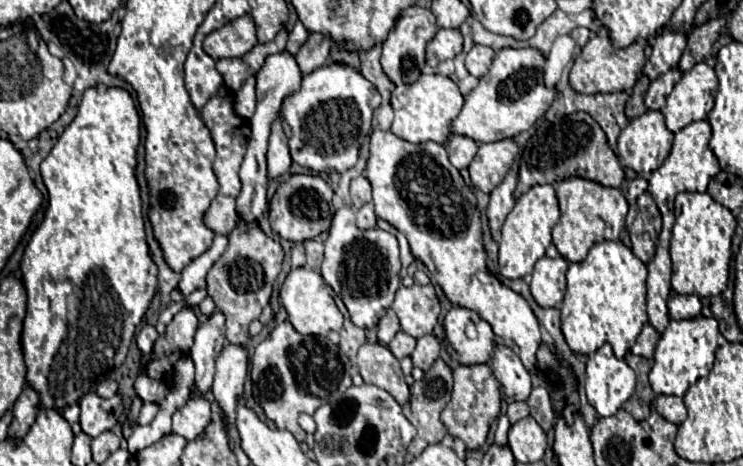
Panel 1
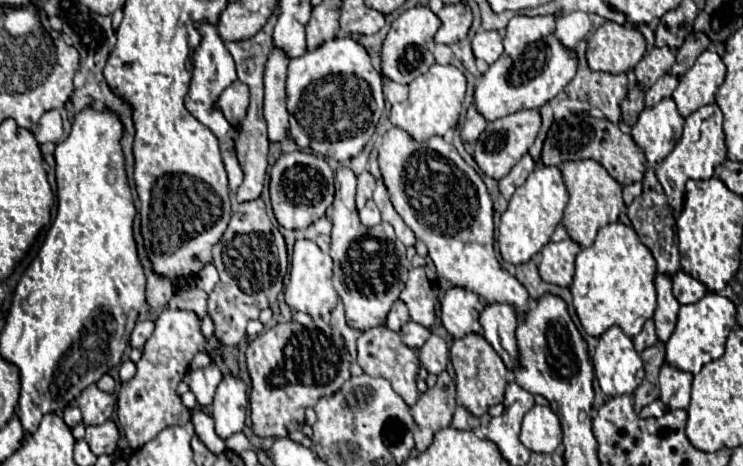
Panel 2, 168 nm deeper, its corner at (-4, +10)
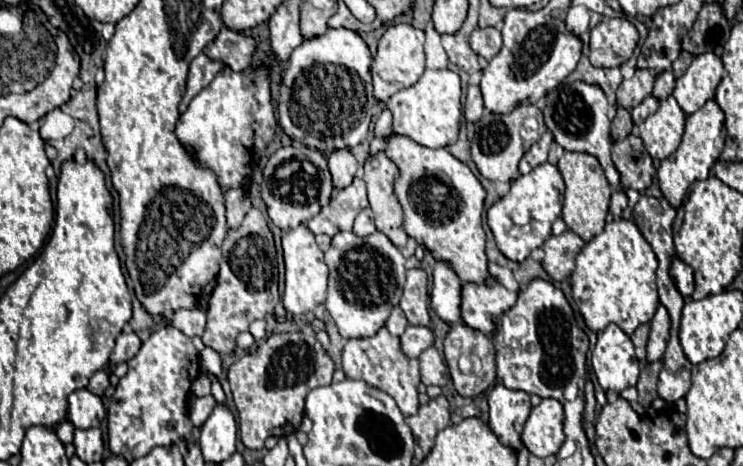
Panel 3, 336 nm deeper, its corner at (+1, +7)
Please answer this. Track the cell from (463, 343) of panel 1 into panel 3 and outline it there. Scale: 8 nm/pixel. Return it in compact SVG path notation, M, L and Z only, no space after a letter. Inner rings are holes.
M438 261L436 267L434 267L432 295L430 295L432 309L436 311L436 315L444 323L456 325L456 323L462 321L460 303L462 303L462 281L450 269L450 265Z

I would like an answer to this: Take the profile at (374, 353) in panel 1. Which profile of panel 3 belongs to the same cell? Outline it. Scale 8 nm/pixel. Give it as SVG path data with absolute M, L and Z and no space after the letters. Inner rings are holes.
M382 327L376 335L364 339L348 339L342 351L342 367L348 379L362 379L368 385L374 385L386 391L400 407L402 415L414 415L418 409L418 385L420 385L420 371L418 359L410 359L400 349L400 339L390 335L386 327Z

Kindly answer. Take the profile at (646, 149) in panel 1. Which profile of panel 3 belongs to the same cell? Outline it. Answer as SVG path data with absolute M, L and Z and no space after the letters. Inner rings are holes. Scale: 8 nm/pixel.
M670 95L660 103L660 109L654 115L646 117L638 125L640 139L654 161L662 161L678 149L684 133L684 121L686 115Z

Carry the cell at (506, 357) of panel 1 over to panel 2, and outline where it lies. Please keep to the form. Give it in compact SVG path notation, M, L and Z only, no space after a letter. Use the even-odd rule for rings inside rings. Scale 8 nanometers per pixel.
M485 304L479 324L483 328L485 340L495 348L495 352L503 358L507 370L517 366L517 340L515 340L515 328L517 328L517 312L511 304Z

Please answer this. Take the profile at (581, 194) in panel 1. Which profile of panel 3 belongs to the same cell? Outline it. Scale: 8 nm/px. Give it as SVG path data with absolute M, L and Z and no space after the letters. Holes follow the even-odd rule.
M566 151L560 161L558 169L562 173L562 179L566 183L564 191L564 211L562 219L568 225L570 231L574 231L582 241L590 241L604 229L606 213L608 213L608 203L610 203L610 183L604 175L604 169L600 167L596 157L590 157L588 153L570 153Z

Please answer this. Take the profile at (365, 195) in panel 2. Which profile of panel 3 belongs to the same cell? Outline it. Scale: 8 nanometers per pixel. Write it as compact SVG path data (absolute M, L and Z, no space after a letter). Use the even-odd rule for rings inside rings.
M356 177L352 181L352 185L348 185L346 189L338 191L330 203L316 215L312 217L306 227L318 235L318 233L326 233L326 235L334 235L338 231L350 231L352 223L356 219L356 215L368 207L368 195L366 195L366 183Z

